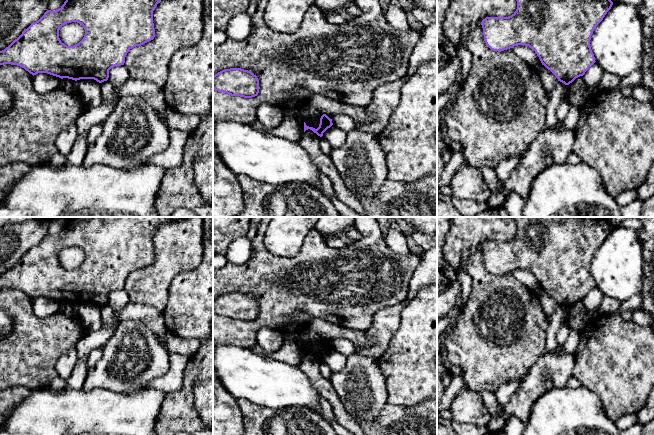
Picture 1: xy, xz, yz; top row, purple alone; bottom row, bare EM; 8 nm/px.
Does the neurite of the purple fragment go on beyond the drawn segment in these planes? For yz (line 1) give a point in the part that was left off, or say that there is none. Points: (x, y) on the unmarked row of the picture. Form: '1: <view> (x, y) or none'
1: none

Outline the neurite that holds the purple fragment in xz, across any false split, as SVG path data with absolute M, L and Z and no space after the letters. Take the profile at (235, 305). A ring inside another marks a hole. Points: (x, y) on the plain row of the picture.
M241 292L225 293L213 300L213 313L231 320L252 322L259 317L259 304L251 295Z

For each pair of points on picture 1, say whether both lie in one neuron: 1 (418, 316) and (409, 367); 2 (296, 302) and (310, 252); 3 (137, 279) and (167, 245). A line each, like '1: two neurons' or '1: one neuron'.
1: one neuron
2: one neuron
3: one neuron

